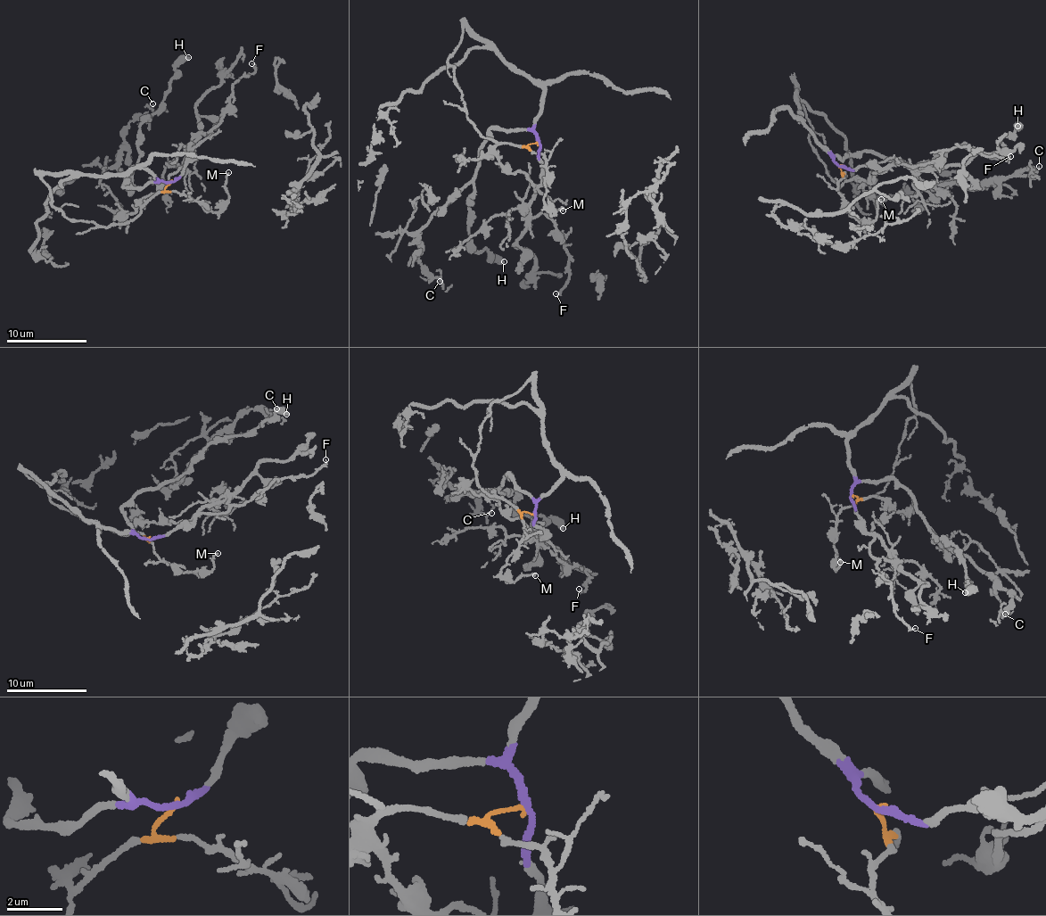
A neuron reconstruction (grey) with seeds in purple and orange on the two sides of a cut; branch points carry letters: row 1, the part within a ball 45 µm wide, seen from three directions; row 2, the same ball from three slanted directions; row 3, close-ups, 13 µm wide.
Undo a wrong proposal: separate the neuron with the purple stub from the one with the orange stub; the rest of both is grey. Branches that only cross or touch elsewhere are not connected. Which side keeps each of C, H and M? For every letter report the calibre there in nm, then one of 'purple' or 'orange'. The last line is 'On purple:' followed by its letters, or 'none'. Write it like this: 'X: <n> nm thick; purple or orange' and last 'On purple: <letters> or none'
C: 80 nm thick; purple
H: 480 nm thick; purple
M: 170 nm thick; orange
On purple: C, H

